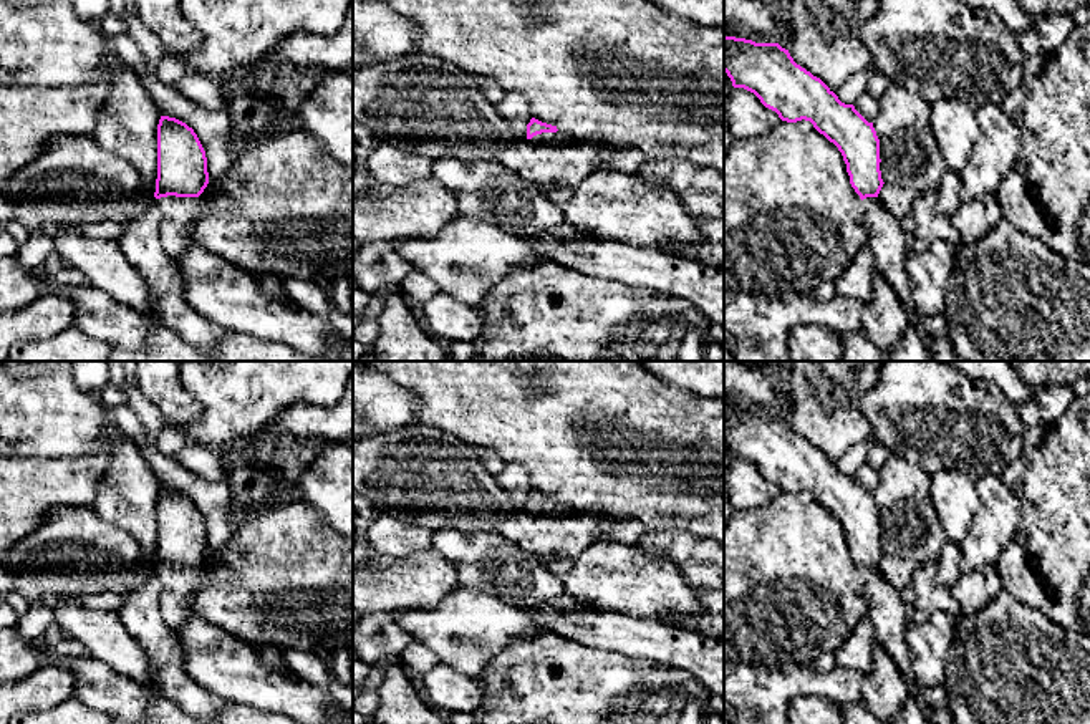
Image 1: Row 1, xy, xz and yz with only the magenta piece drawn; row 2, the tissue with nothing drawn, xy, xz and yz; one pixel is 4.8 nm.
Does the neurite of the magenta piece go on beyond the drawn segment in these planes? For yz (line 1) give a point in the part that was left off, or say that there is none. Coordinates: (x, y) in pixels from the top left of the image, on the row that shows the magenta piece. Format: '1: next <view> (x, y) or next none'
1: next yz (887, 241)

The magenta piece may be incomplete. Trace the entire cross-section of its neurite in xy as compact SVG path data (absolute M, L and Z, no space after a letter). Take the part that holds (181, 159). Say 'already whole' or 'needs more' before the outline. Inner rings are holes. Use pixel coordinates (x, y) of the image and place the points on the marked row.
needs more; M161 116L154 197L161 210L161 245L174 263L197 247L192 229L200 219L199 195L207 184L207 157L194 129L176 118Z

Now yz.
needs more; M724 36L724 71L734 88L744 88L754 93L782 121L810 121L820 134L838 147L846 164L850 184L861 199L861 220L868 230L866 247L876 262L878 273L888 280L901 300L911 325L916 325L924 315L913 300L911 282L904 268L904 260L909 255L906 232L901 222L885 209L878 197L885 182L880 171L880 139L873 123L868 123L853 104L842 103L820 78L797 65L789 50L779 43L755 43L745 38Z

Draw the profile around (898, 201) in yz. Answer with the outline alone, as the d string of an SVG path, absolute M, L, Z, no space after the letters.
M883 184L878 197L885 209L901 222L903 230L914 235L914 219L911 215L911 205L916 200L918 192L909 187L895 187L890 184Z

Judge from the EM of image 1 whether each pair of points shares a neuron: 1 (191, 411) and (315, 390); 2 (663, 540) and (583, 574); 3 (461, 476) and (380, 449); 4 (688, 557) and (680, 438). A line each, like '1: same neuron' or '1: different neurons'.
1: different neurons
2: different neurons
3: same neuron
4: different neurons

